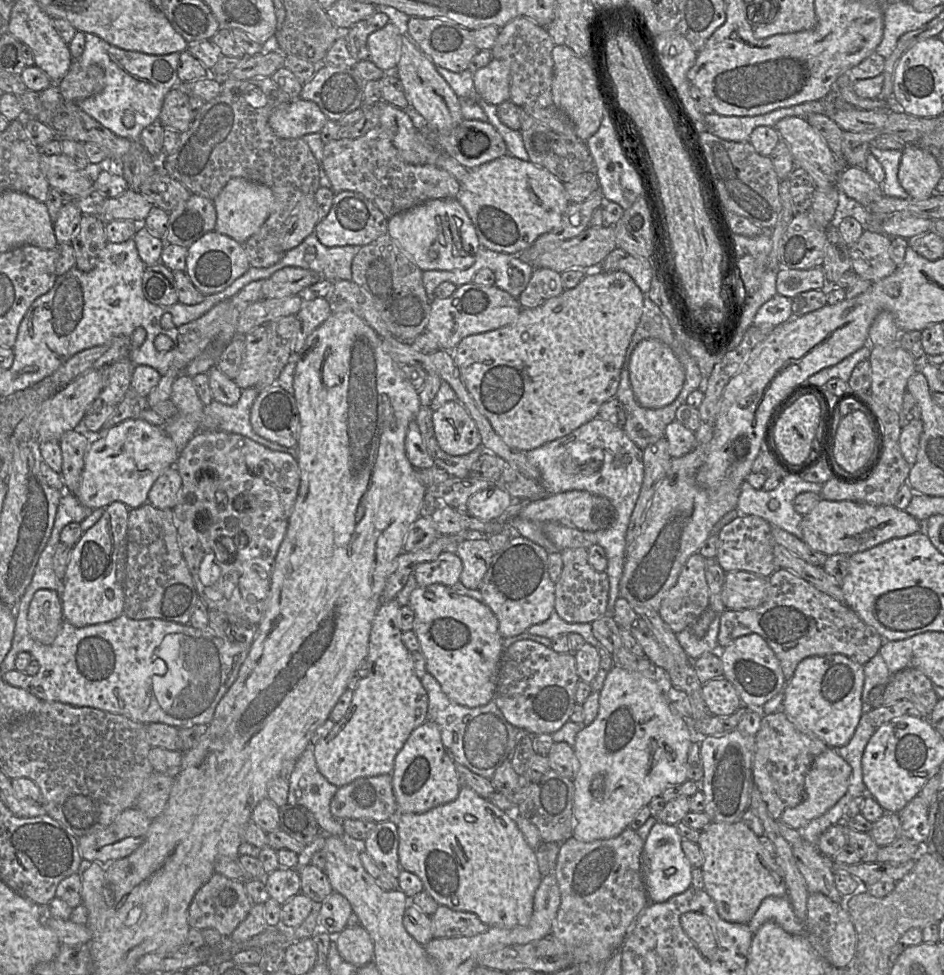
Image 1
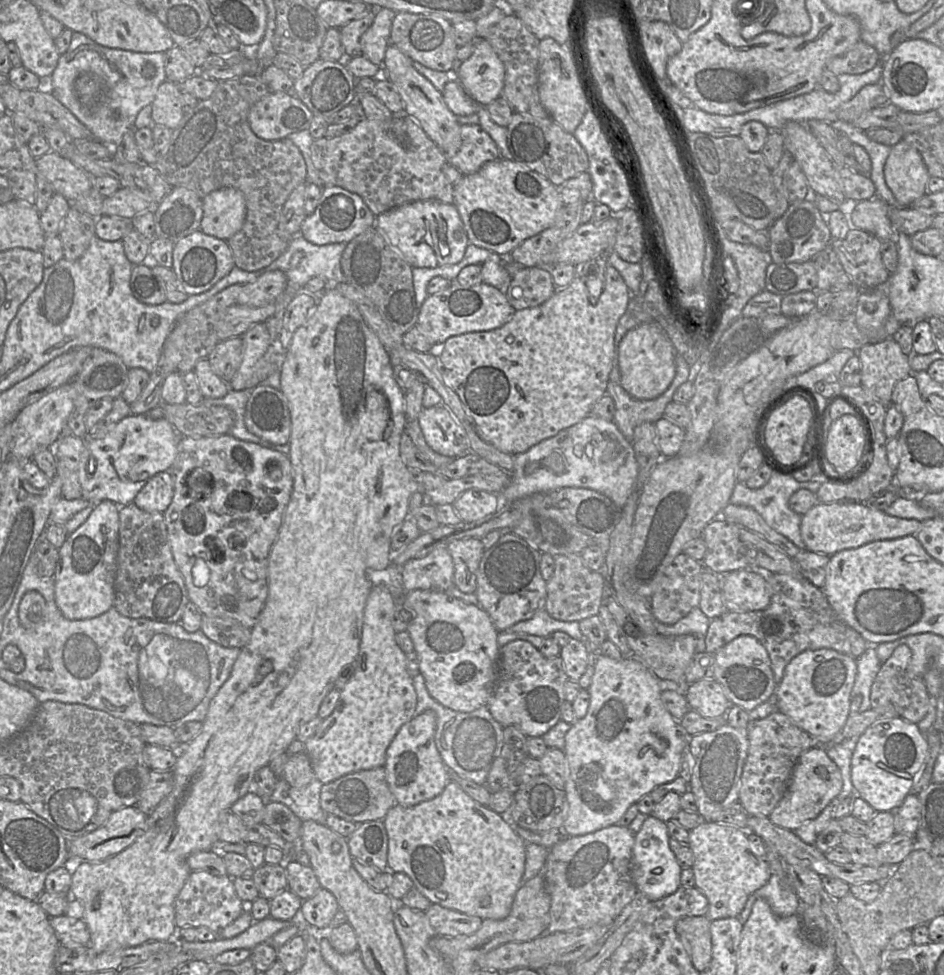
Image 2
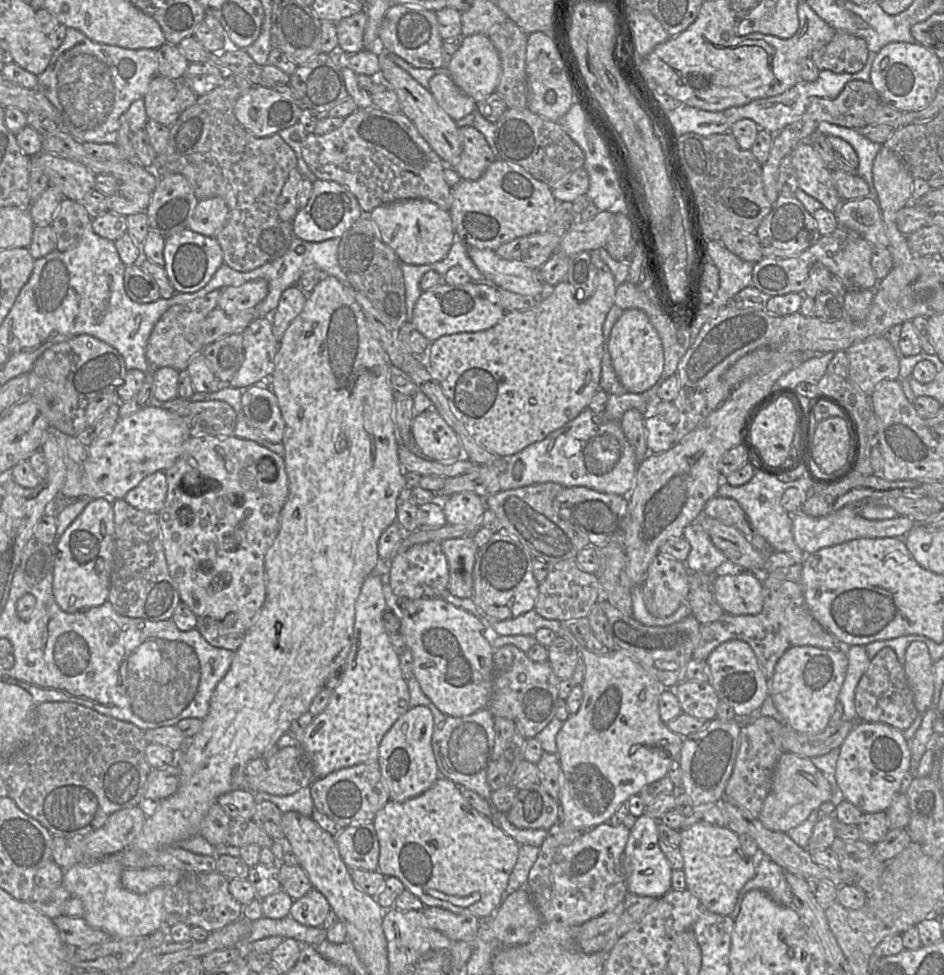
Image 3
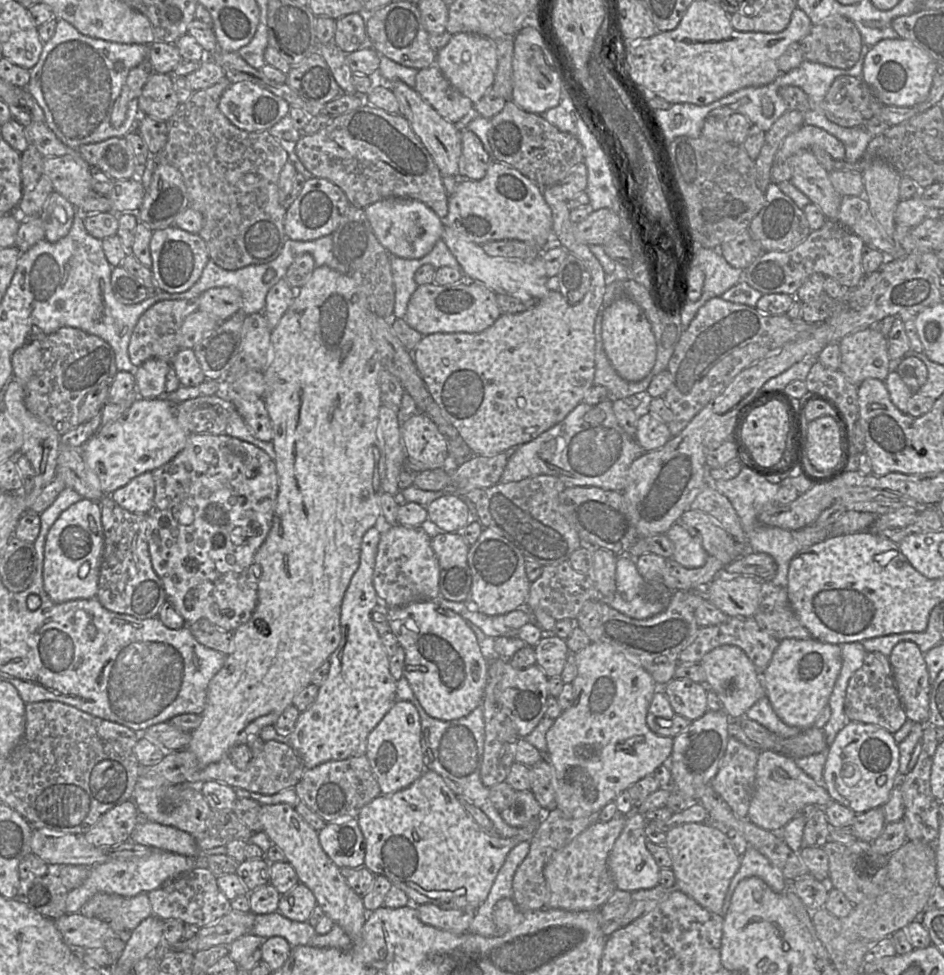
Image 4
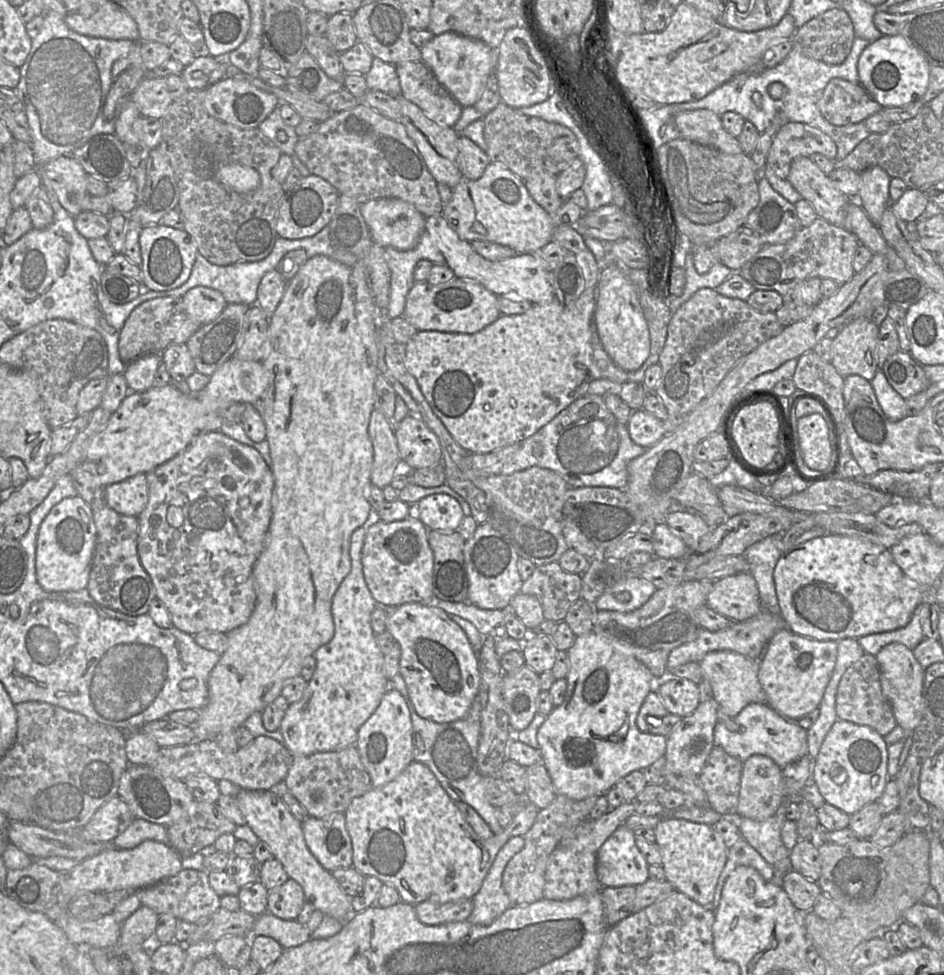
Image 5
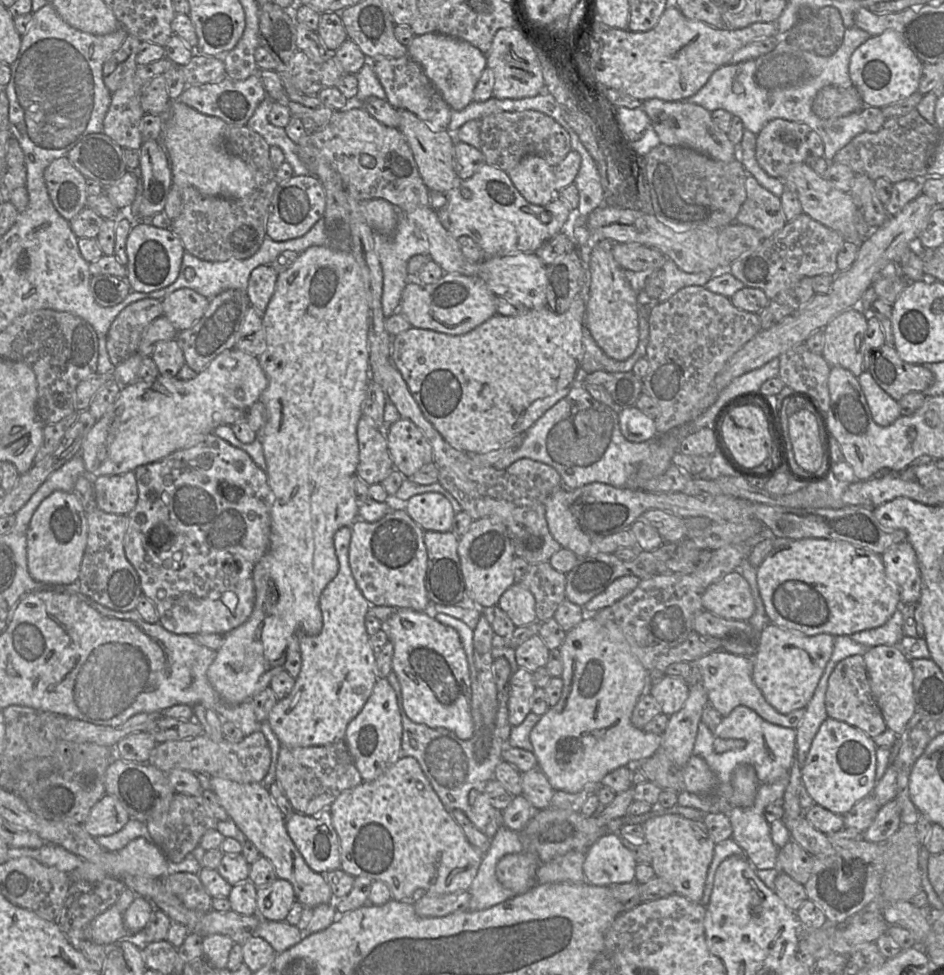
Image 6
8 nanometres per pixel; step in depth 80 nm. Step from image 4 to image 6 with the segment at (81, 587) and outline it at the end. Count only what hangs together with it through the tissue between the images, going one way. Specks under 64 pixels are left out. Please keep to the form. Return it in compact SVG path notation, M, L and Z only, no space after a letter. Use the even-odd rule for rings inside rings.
M51 493L33 513L26 532L27 564L31 577L47 585L76 583L87 545L87 535L86 513L74 493Z

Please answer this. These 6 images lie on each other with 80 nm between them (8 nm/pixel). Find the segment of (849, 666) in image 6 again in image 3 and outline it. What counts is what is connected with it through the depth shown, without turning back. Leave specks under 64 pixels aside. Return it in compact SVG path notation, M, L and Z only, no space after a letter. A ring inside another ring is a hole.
M883 648L871 660L855 690L856 718L863 722L885 723L904 731L919 715L913 692L908 684L904 666L891 648Z

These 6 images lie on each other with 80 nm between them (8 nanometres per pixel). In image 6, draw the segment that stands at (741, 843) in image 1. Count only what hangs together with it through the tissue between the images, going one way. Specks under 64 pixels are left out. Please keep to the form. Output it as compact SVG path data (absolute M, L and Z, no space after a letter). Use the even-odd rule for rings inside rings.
M677 814L655 816L642 825L645 832L644 840L652 856L650 865L656 876L673 887L673 894L679 894L699 903L703 897L707 873L716 845L706 825L702 821L691 820Z

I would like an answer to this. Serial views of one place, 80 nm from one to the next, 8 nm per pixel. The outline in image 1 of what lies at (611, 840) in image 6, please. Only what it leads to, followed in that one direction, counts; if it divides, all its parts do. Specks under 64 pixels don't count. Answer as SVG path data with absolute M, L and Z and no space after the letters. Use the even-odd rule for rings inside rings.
M660 821L652 826L644 840L643 878L650 902L665 902L692 886L693 867L682 850L682 840L675 825Z

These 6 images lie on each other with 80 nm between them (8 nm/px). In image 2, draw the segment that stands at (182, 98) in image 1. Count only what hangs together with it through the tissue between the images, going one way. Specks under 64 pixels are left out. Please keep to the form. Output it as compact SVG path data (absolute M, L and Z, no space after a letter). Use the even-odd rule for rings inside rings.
M165 80L158 88L151 103L151 117L154 124L176 129L184 117L181 91L177 83Z

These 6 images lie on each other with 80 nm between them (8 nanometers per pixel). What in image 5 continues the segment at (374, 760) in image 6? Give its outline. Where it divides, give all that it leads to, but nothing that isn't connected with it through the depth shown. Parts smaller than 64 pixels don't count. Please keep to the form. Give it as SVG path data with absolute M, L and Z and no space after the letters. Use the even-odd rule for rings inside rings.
M389 687L385 692L377 709L359 728L355 747L370 775L373 788L388 784L414 761L410 709L398 691Z

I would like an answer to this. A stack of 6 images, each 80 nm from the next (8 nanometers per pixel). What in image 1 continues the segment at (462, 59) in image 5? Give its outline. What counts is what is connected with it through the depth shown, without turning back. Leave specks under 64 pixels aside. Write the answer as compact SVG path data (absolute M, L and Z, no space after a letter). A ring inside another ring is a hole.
M492 58L486 66L473 72L473 81L484 101L499 105L509 100L510 70L505 62Z

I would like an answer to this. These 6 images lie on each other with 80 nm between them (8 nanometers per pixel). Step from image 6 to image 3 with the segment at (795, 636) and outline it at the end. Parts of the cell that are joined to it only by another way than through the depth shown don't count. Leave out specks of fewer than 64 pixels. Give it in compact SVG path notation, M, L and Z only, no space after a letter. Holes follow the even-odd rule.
M794 646L781 656L769 680L769 696L790 729L818 734L828 727L838 703L847 666L845 653L815 646Z

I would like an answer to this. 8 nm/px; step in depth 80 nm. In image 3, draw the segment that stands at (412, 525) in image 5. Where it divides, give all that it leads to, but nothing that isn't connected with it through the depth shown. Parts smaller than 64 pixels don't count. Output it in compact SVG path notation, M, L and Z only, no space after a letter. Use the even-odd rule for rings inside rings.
M438 542L416 544L405 551L399 551L391 559L389 586L399 599L415 600L437 597L447 590L448 582L448 561Z

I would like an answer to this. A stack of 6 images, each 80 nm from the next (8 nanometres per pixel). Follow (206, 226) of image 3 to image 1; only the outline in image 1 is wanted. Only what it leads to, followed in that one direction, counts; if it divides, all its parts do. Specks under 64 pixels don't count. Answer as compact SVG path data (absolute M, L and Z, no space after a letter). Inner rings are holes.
M241 177L229 180L218 196L213 199L217 215L214 231L227 235L243 244L267 220L273 201L272 190L264 184Z

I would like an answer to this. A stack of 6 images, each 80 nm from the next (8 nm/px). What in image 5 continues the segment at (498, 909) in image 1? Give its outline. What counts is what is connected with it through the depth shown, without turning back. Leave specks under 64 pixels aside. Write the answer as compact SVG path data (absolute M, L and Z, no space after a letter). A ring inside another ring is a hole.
M414 760L388 784L372 788L355 798L342 817L352 843L352 867L364 876L375 876L383 883L392 885L399 892L401 901L416 905L425 900L447 903L461 898L473 899L499 850L510 838L524 836L532 827L537 814L538 808L527 801L502 833L481 839L466 822L435 775L428 767Z

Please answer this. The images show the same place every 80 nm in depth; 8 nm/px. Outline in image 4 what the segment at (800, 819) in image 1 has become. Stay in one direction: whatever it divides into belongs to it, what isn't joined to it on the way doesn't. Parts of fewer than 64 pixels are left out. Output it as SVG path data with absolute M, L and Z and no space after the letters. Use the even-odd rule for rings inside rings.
M761 751L756 766L755 787L746 819L767 831L781 831L788 822L801 815L807 805L833 803L824 786L818 785L796 765L796 759L773 751Z

